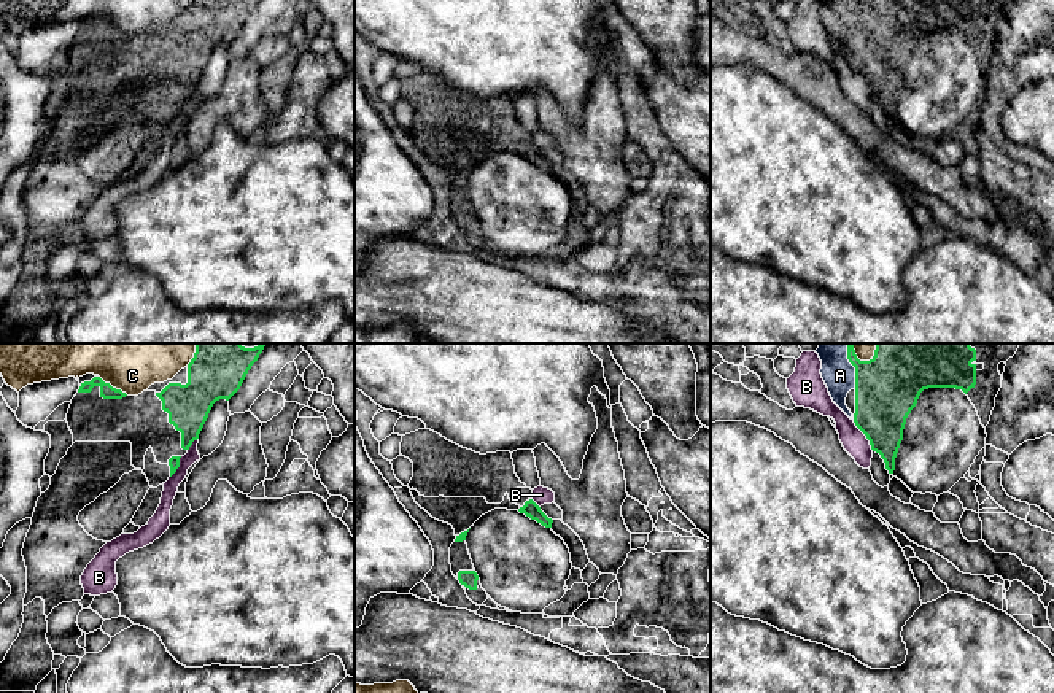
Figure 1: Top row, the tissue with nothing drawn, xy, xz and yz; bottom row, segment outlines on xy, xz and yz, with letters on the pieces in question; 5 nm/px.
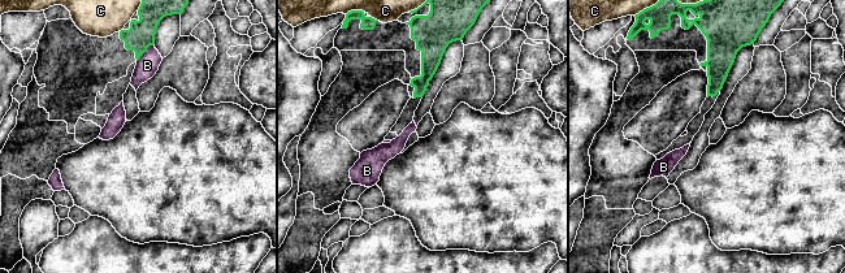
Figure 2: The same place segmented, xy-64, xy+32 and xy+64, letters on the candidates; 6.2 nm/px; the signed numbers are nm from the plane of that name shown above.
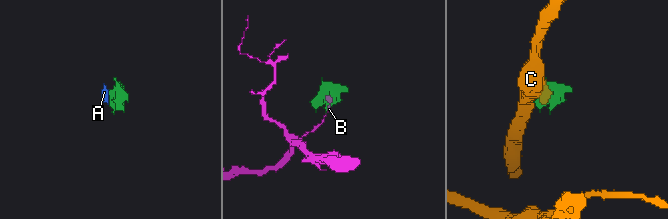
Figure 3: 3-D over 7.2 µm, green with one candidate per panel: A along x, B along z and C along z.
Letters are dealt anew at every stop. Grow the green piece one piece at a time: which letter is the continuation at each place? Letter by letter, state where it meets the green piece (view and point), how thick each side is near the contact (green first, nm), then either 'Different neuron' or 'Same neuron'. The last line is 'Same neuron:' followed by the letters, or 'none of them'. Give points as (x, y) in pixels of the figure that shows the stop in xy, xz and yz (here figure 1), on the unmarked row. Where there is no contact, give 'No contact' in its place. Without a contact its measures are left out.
A: Touches green at yz (856, 16). Thickness 320 nm (green) against 160 nm. Same neuron
B: Touches green at yz (865, 78). Thickness 320 nm (green) against 120 nm. Different neuron
C: Touches green at xy (112, 30). Thickness 80 nm (green) against 190 nm. Different neuron
Same neuron: A

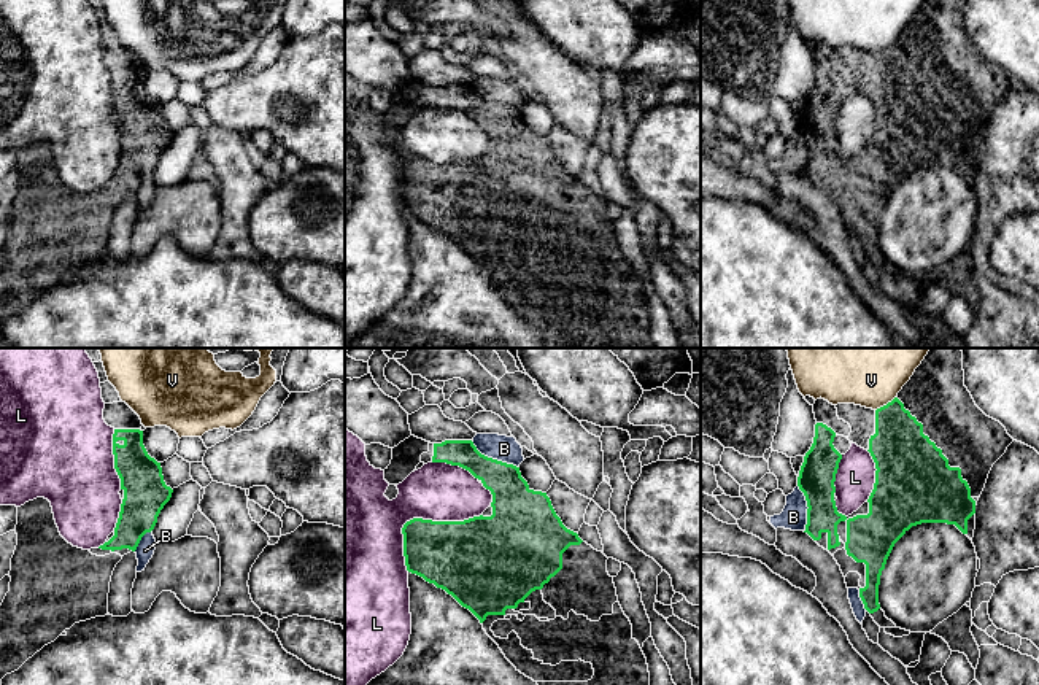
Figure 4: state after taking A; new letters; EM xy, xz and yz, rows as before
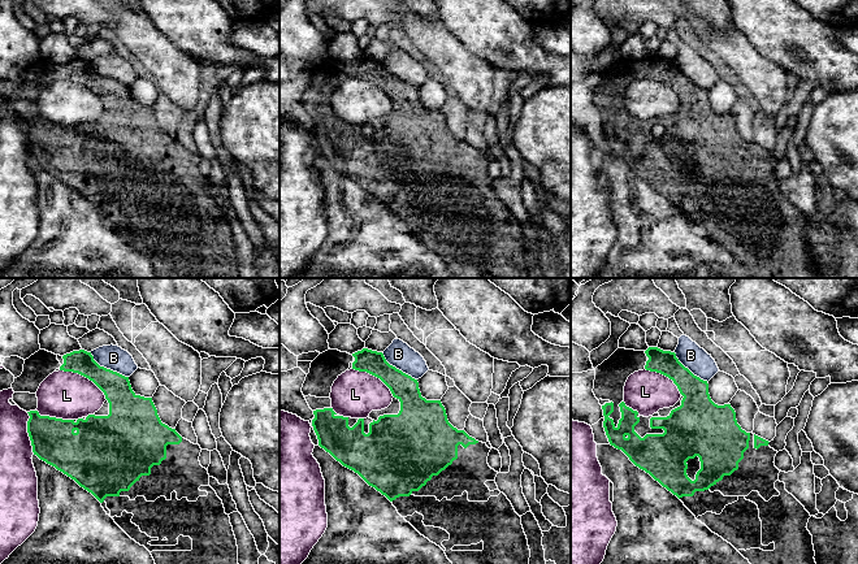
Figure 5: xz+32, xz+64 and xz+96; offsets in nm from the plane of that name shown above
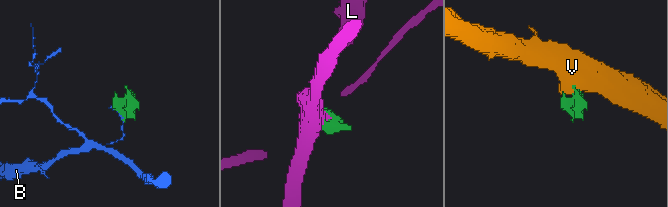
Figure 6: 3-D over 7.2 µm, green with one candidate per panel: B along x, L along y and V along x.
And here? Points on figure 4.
B: Touches green at xz (491, 102). Thickness 200 nm (green) against 130 nm. Different neuron
L: Touches green at xz (420, 162). Thickness 360 nm (green) against 300 nm. Different neuron
V: Touches green at yz (887, 48). Thickness 280 nm (green) against 260 nm. Different neuron
Same neuron: none of them

